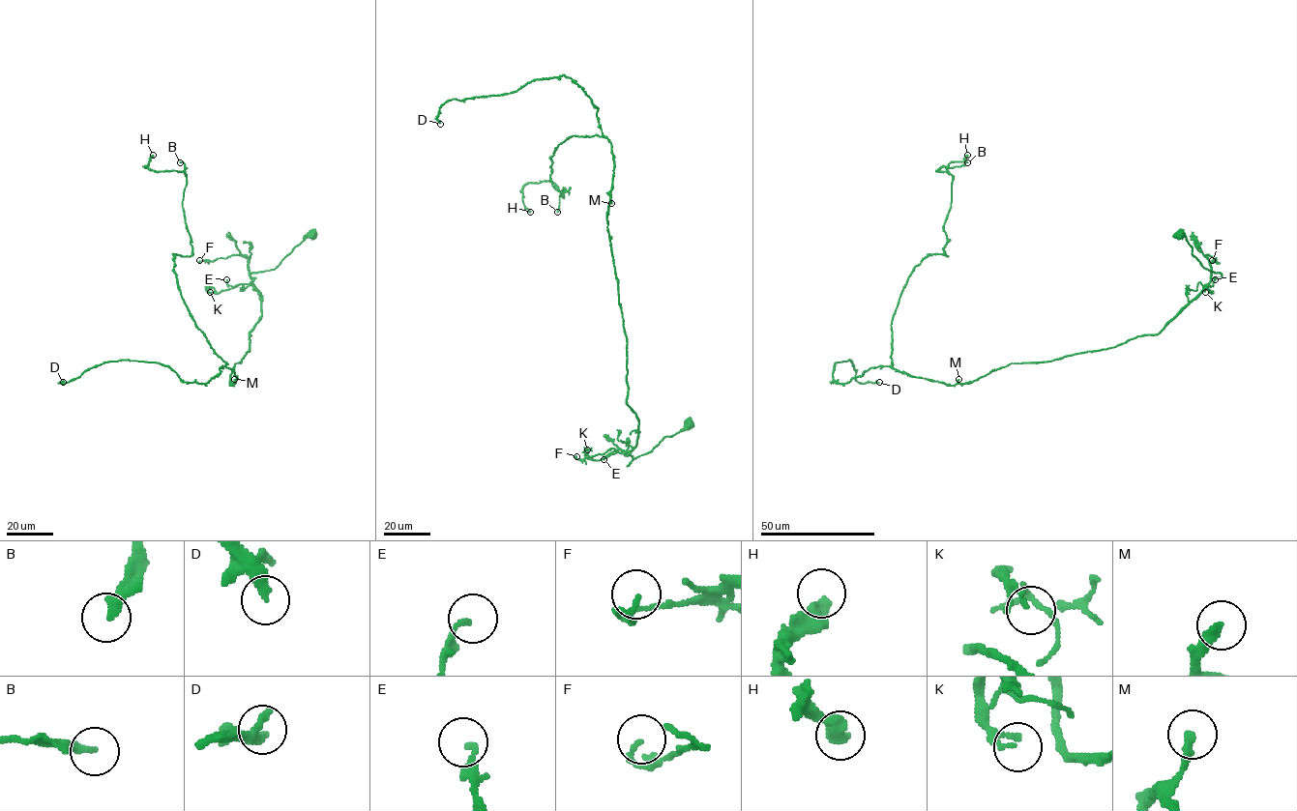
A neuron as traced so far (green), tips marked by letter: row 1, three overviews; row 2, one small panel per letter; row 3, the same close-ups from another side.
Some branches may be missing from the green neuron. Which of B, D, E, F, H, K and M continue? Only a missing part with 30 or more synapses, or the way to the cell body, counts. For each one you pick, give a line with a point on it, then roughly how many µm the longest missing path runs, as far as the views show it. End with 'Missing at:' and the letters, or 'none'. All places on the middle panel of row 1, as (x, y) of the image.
D: Place: (440, 124). Missing length about 40 µm
Missing at: D

